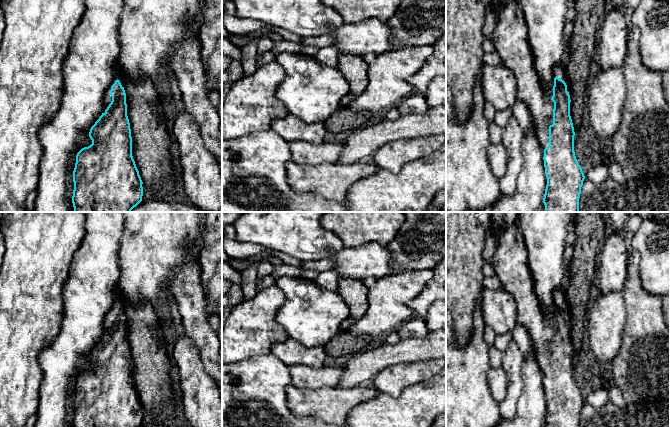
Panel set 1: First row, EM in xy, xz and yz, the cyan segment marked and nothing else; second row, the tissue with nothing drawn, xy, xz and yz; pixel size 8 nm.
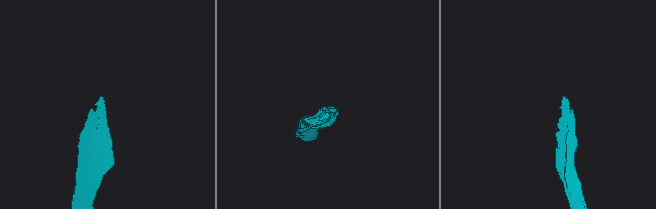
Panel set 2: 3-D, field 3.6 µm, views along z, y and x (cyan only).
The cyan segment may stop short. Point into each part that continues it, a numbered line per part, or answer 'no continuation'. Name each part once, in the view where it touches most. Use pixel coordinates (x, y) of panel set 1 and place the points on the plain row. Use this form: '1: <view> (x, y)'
1: yz (510, 261)

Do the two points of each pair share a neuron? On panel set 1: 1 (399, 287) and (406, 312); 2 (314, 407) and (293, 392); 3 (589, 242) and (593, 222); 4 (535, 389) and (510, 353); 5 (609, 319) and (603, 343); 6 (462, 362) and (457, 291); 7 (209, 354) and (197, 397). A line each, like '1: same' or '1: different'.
1: same
2: same
3: same
4: different
5: same
6: different
7: different

